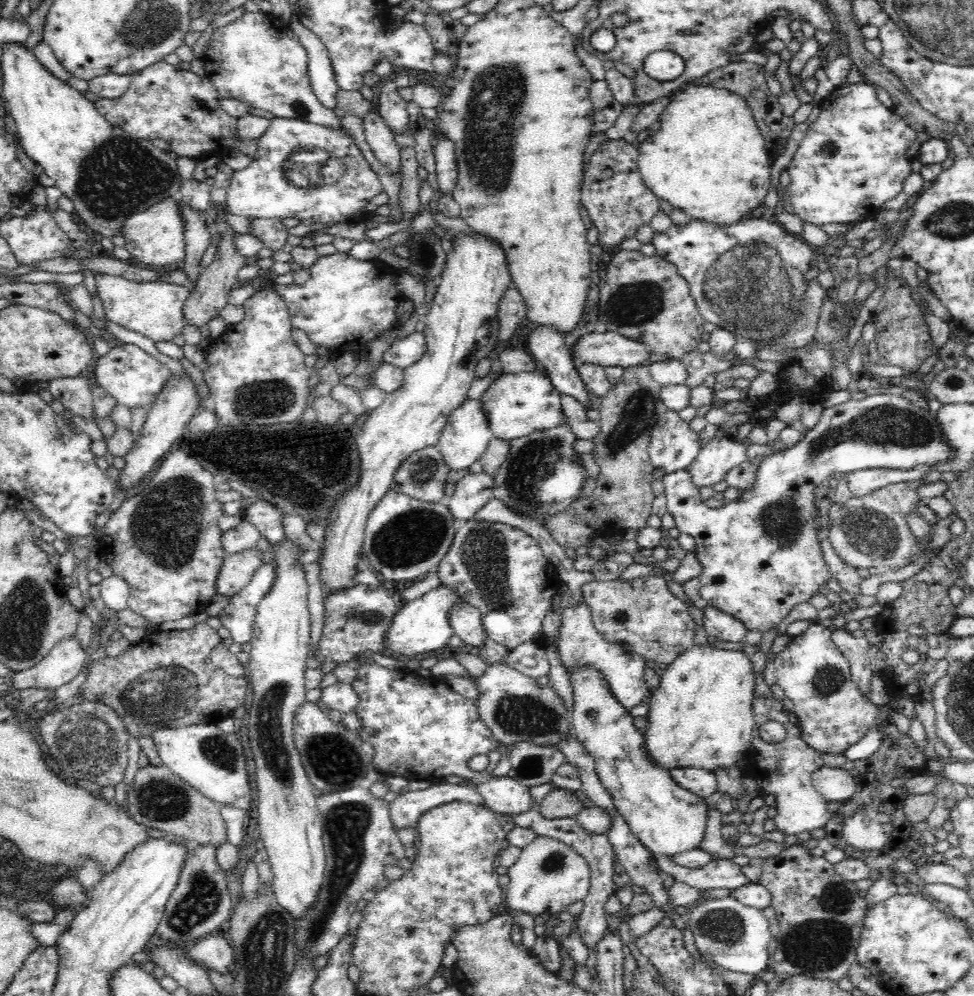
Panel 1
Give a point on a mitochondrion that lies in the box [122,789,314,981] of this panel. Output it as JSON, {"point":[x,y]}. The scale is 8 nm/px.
{"point":[201,899]}

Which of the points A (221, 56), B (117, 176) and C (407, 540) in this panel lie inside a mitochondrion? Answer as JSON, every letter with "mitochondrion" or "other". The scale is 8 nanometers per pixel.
{"A":"other","B":"mitochondrion","C":"mitochondrion"}

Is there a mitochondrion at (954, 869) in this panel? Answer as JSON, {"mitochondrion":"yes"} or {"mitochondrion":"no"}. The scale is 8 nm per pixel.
{"mitochondrion":"no"}

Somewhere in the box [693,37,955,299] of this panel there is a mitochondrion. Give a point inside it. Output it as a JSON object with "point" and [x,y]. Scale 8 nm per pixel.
{"point":[829,149]}

